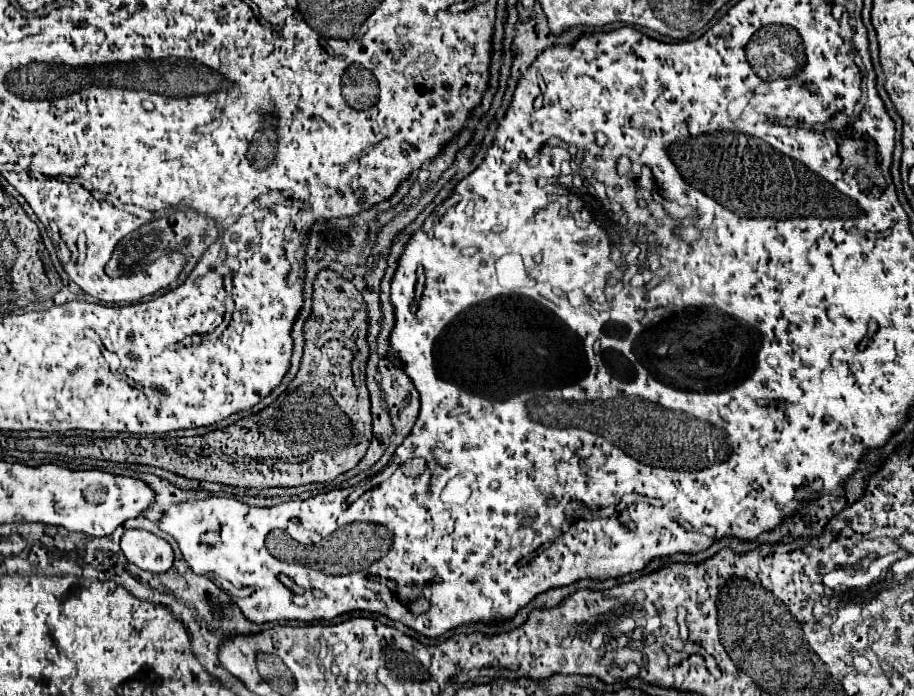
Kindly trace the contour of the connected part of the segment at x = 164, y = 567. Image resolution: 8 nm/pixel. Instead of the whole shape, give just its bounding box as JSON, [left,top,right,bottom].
[120,529,174,573]

